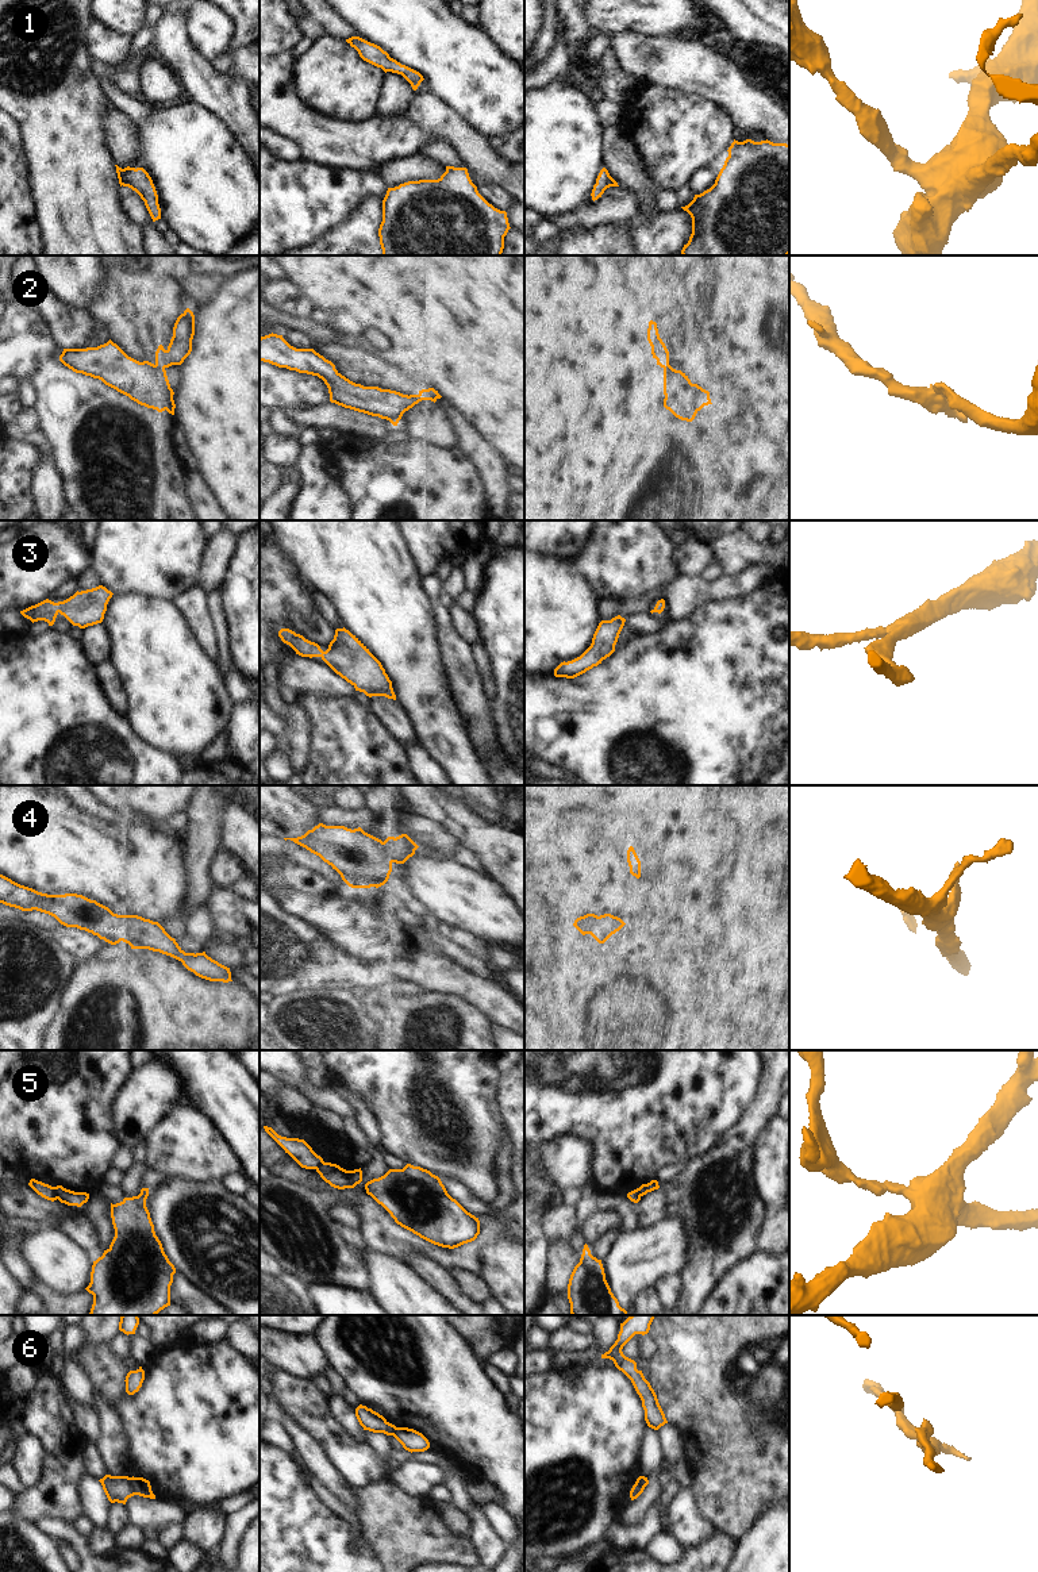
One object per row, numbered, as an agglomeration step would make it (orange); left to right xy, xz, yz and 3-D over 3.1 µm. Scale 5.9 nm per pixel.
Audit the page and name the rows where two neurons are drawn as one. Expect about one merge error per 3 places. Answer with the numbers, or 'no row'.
2, 5, 6

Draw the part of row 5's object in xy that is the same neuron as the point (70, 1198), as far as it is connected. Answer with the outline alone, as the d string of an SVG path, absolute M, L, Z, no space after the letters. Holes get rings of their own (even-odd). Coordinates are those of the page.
M62 1185L54 1187L58 1200L68 1206L77 1206L81 1207L84 1203L88 1202L89 1194L86 1192L74 1192L70 1189L64 1188Z

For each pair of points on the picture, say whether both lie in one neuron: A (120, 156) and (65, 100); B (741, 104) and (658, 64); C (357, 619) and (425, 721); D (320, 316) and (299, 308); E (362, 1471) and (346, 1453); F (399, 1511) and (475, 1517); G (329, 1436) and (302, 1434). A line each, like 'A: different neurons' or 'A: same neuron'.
A: different neurons
B: same neuron
C: same neuron
D: different neurons
E: same neuron
F: different neurons
G: different neurons

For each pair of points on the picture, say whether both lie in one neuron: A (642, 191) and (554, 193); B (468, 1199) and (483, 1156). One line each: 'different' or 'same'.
A: different
B: different

